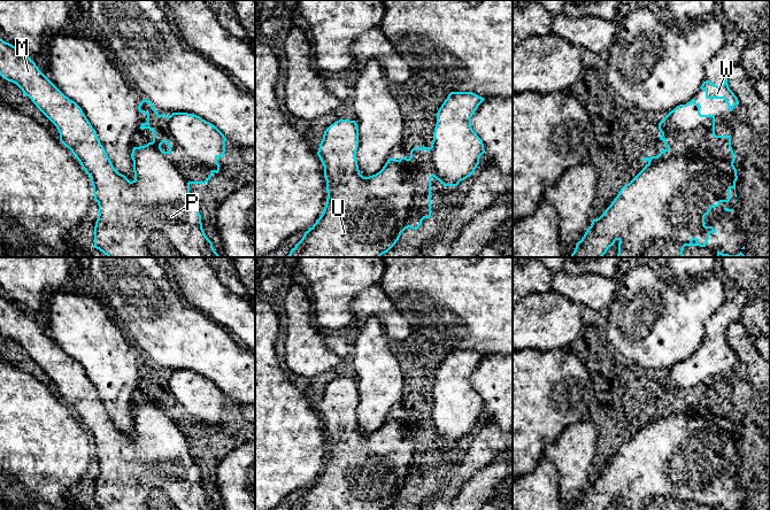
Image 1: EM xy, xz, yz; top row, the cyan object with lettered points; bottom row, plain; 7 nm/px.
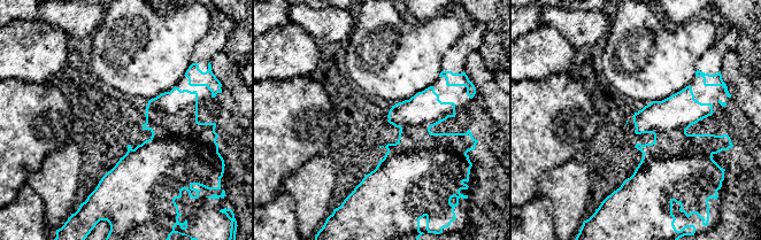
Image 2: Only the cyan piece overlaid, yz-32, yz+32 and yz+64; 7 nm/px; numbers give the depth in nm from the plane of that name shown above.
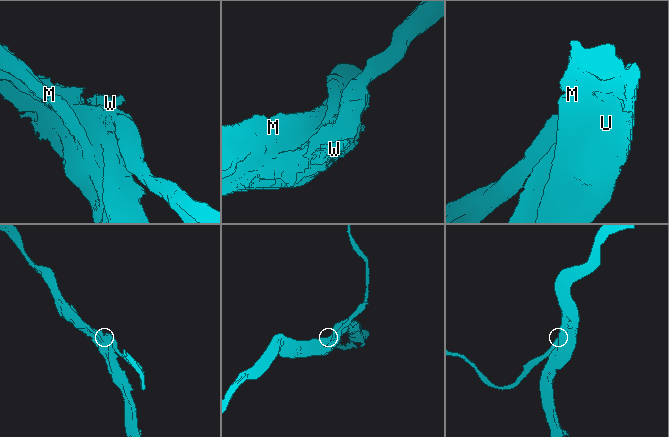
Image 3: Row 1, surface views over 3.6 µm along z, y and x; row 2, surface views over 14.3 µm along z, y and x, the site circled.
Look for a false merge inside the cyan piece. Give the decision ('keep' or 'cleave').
cleave

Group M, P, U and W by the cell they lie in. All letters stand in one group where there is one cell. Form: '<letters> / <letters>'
M P U / W

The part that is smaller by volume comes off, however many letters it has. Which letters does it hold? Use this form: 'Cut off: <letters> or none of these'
Cut off: W

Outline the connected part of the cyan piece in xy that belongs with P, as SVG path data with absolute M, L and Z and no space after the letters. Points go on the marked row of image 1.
M0 38L0 76L16 84L37 108L56 126L60 141L68 147L79 161L82 168L90 176L93 186L94 200L98 202L98 219L94 226L94 248L108 257L220 257L213 247L213 242L206 237L202 229L201 215L190 196L190 176L183 170L180 156L163 152L161 145L169 141L169 116L159 115L153 103L143 100L139 113L147 115L147 122L141 123L140 129L153 131L153 141L145 146L133 147L131 159L133 161L134 179L130 181L113 165L103 146L97 137L97 131L84 115L82 108L66 96L36 65L36 63L16 46Z

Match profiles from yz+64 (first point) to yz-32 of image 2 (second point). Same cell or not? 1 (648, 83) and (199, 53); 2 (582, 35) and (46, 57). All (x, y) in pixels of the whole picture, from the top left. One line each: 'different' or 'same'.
1: different
2: different

